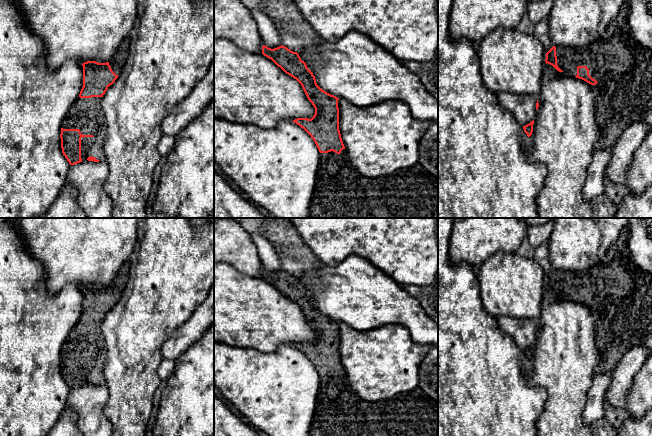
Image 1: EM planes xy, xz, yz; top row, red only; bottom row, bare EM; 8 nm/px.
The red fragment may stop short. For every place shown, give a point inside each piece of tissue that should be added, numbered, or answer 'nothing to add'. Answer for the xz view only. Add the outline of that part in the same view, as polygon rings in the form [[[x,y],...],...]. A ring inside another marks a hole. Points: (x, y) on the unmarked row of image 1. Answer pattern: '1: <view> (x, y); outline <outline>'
1: xz (340, 411); outline [[[346,373],[340,378],[320,377],[310,436],[438,436],[438,402],[419,387],[386,400],[364,400],[351,387]]]

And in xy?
1: xy (86, 338); outline [[[102,321],[80,322],[72,329],[62,346],[63,353],[79,353],[81,358],[81,383],[88,381],[105,384],[103,368],[107,351],[101,330]]]

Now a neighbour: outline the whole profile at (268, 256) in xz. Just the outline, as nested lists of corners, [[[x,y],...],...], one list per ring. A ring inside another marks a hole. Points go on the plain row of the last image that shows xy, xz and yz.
[[[253,234],[252,240],[258,250],[258,256],[262,263],[263,269],[274,273],[282,269],[280,259],[273,245],[266,239],[266,237]]]

